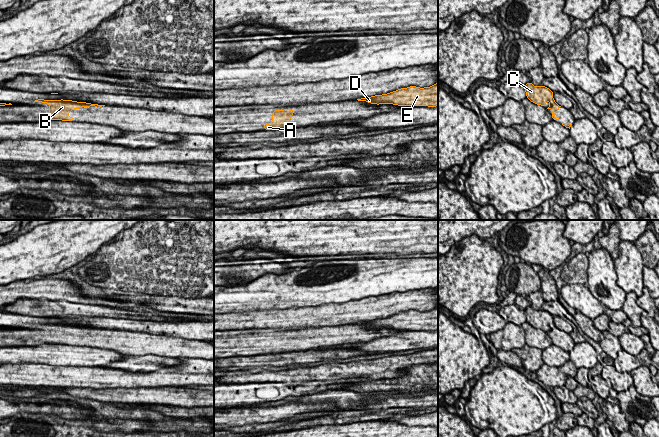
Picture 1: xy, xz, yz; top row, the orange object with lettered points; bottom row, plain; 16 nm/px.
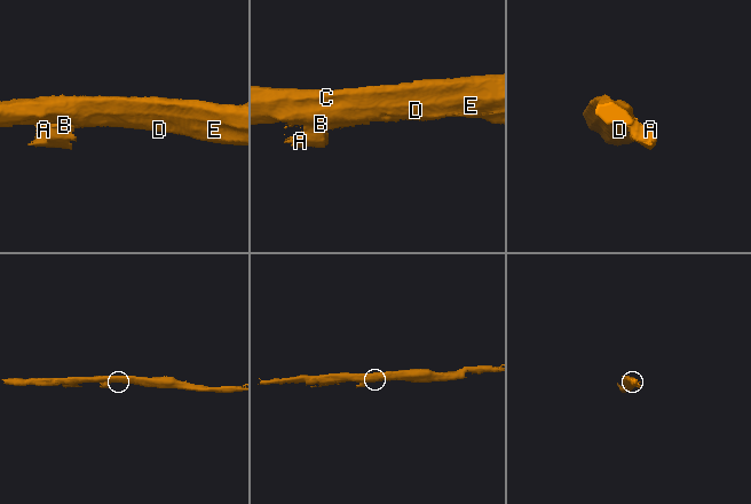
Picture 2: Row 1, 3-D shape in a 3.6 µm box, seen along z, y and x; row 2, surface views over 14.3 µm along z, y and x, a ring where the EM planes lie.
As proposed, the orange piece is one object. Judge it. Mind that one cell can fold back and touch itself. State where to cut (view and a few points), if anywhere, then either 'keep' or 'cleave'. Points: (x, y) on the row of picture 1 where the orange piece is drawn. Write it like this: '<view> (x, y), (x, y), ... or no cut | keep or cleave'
no cut | keep

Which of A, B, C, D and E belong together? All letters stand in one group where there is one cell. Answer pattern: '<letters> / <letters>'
A B C D E

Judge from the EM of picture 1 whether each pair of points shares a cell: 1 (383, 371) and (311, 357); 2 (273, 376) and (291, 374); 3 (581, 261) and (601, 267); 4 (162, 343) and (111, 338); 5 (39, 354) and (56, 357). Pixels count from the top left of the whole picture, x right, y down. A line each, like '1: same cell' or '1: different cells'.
1: different cells
2: same cell
3: different cells
4: same cell
5: same cell

